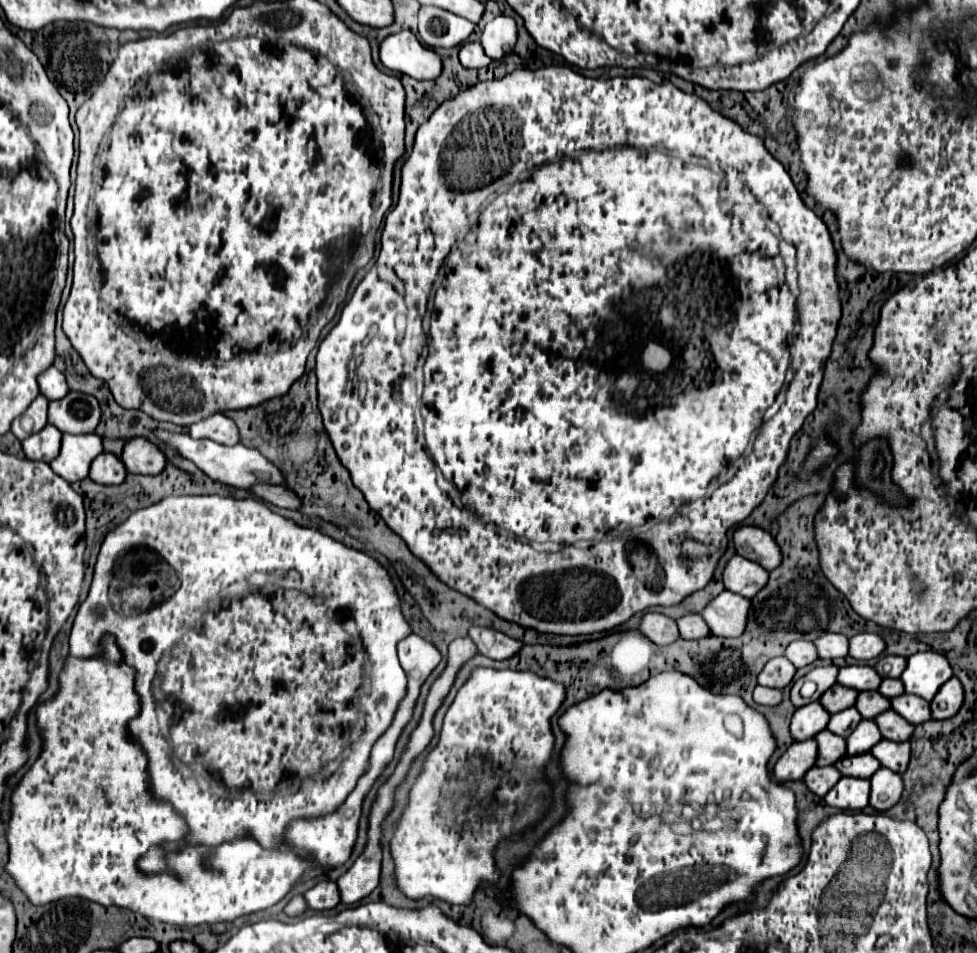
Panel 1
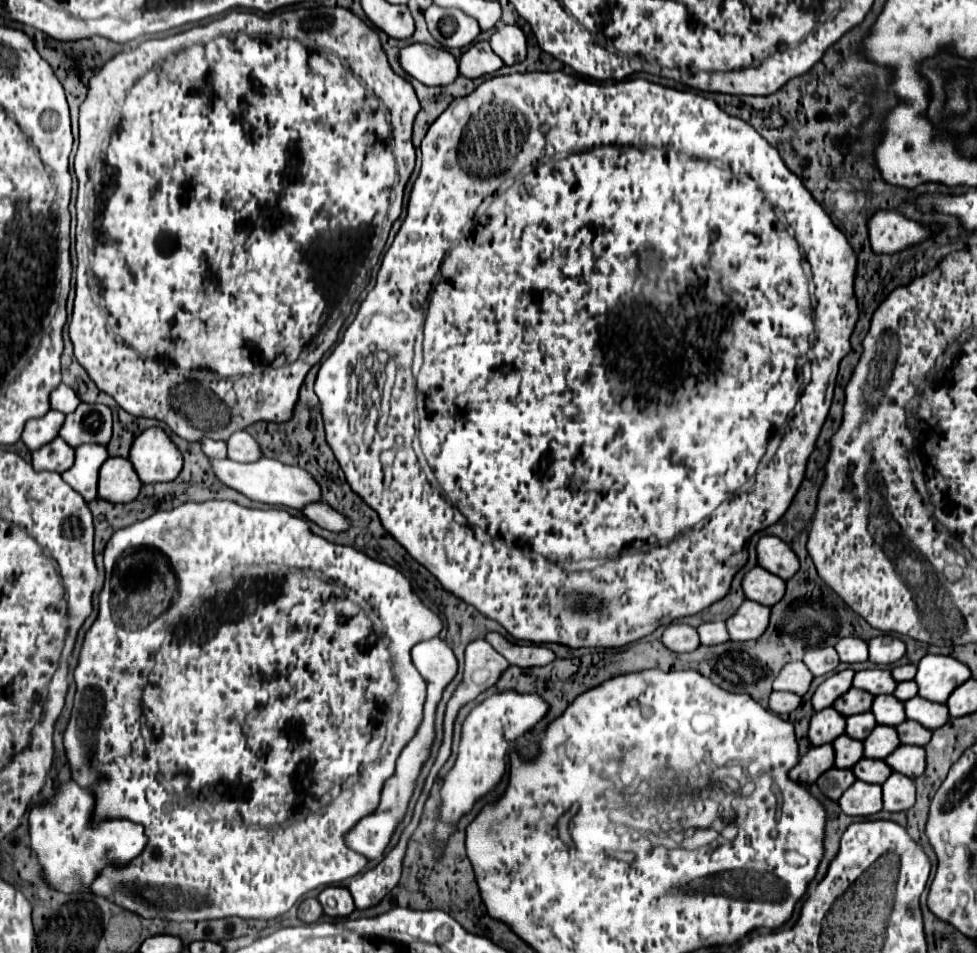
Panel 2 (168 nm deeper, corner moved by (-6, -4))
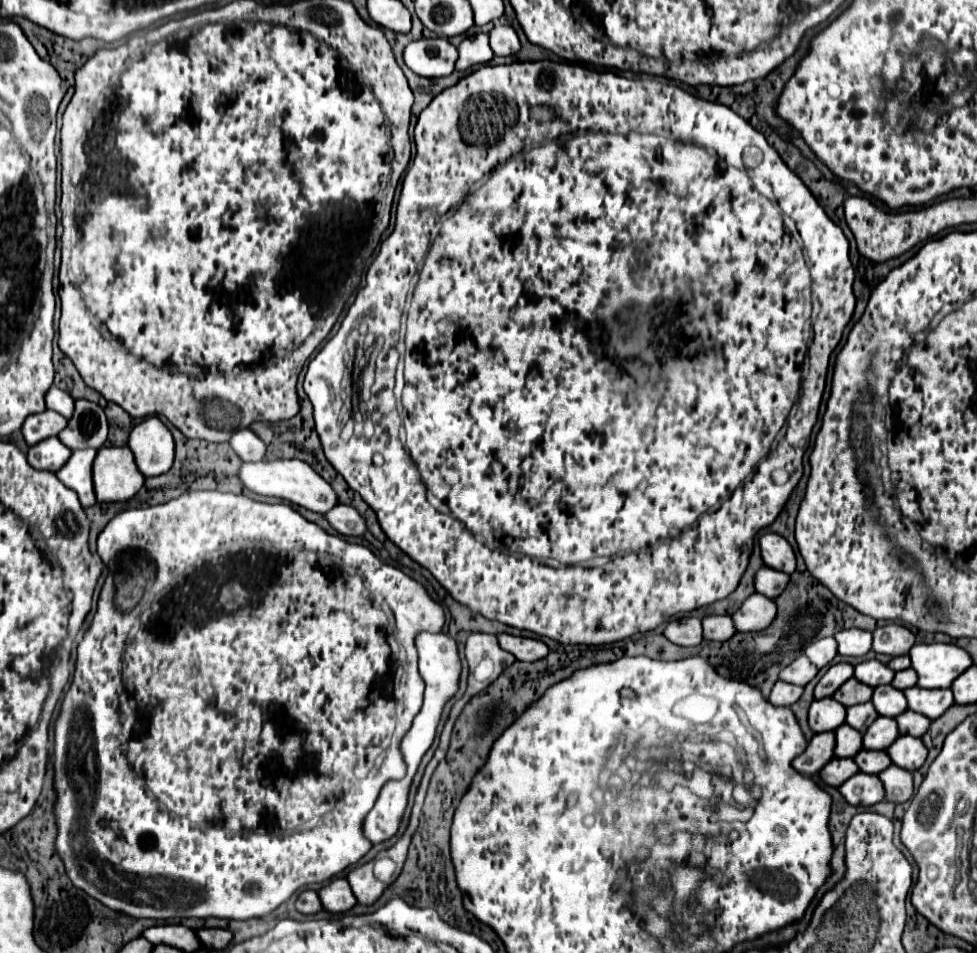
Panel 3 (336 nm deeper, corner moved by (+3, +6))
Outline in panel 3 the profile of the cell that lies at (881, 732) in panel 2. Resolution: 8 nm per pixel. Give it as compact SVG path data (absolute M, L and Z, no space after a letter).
M878 716L876 722L864 734L864 748L868 750L886 750L900 736L898 724L894 718Z

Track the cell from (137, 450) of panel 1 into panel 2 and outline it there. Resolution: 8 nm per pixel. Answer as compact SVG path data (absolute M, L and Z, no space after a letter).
M149 428L139 434L131 446L129 460L143 484L171 482L183 466L177 446L161 428Z

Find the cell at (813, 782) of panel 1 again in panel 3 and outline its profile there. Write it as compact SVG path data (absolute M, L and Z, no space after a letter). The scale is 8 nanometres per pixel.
M832 758L822 770L820 770L820 778L830 784L830 786L840 786L844 784L850 776L854 776L856 772L860 772L858 764L854 762L854 758Z

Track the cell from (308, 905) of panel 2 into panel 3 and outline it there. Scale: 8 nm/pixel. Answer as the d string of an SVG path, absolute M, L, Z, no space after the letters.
M304 890L298 900L296 900L296 910L310 916L310 914L316 914L322 910L322 902L320 902L320 896L318 892L314 890Z

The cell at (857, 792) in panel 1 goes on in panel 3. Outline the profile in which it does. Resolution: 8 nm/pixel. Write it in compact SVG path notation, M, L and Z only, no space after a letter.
M858 772L850 780L846 780L840 788L840 794L846 798L848 804L854 806L872 806L884 800L884 786L878 776Z

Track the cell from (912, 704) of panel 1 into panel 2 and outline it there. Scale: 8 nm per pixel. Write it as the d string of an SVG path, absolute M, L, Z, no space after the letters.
M915 696L905 702L905 714L909 720L915 720L929 730L935 730L949 720L949 710L945 704L935 704L921 696Z

